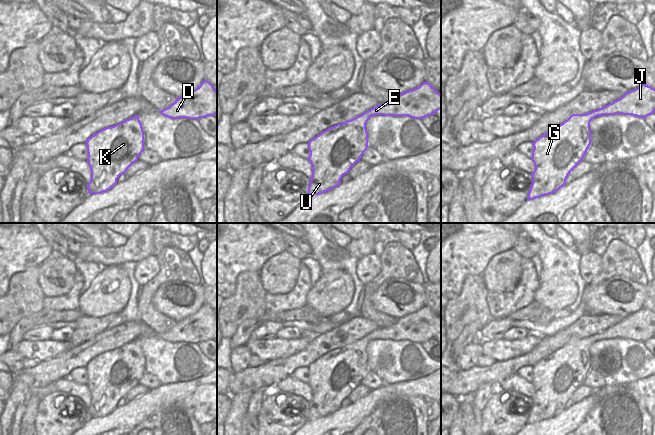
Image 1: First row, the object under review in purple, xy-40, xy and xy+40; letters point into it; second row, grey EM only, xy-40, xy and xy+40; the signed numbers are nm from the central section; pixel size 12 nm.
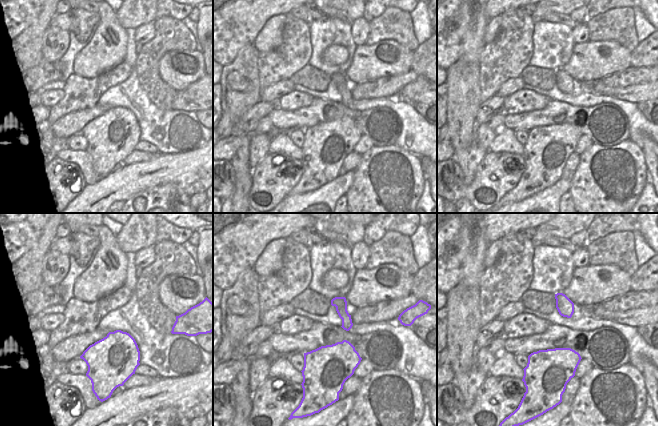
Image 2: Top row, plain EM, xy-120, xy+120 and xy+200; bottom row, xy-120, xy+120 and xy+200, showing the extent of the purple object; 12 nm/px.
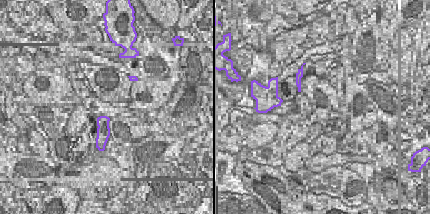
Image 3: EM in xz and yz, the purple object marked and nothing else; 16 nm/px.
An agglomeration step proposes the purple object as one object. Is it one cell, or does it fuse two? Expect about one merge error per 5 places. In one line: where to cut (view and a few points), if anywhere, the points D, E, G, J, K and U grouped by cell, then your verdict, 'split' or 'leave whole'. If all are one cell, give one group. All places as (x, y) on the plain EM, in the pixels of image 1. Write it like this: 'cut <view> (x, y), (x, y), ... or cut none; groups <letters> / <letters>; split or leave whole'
cut none; groups D E G J K U; leave whole

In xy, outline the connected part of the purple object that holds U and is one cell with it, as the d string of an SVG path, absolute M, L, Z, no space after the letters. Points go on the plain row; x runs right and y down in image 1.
M424 306L391 327L378 328L363 338L321 356L308 366L312 401L308 420L319 419L341 408L343 399L360 385L367 374L367 345L375 339L409 340L423 343L441 334L441 318Z

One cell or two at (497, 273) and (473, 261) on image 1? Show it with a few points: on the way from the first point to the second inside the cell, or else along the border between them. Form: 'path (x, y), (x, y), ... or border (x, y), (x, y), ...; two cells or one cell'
border (503, 251), (492, 257), (481, 275); two cells

